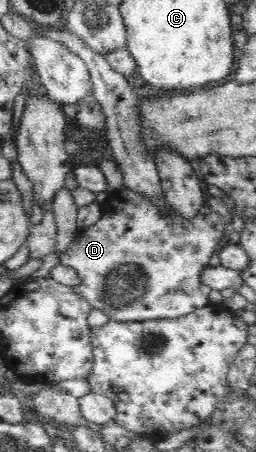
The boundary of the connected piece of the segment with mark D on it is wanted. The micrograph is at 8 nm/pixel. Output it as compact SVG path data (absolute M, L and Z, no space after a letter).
M117 188L114 193L110 193L107 197L107 201L102 206L102 217L93 223L90 227L81 229L76 237L72 240L72 243L63 254L60 254L60 263L76 269L82 283L78 286L72 286L74 290L84 295L84 298L92 304L92 307L100 308L110 316L112 320L147 320L147 319L176 319L183 315L192 313L196 308L207 306L210 301L208 296L204 295L201 289L201 281L199 273L202 268L205 268L210 261L210 257L214 255L214 251L218 249L218 243L223 236L224 225L227 224L228 219L222 210L210 200L200 209L200 213L194 217L194 219L182 219L172 213L172 219L165 219L160 217L157 207L150 204L150 200L146 200L143 196L132 191L131 189Z

